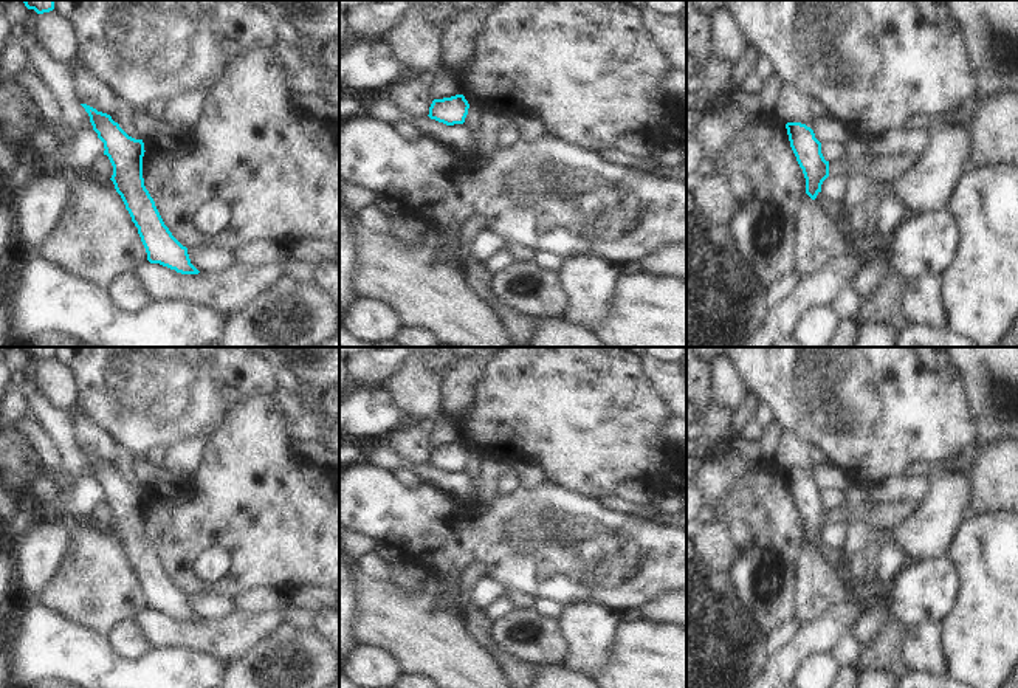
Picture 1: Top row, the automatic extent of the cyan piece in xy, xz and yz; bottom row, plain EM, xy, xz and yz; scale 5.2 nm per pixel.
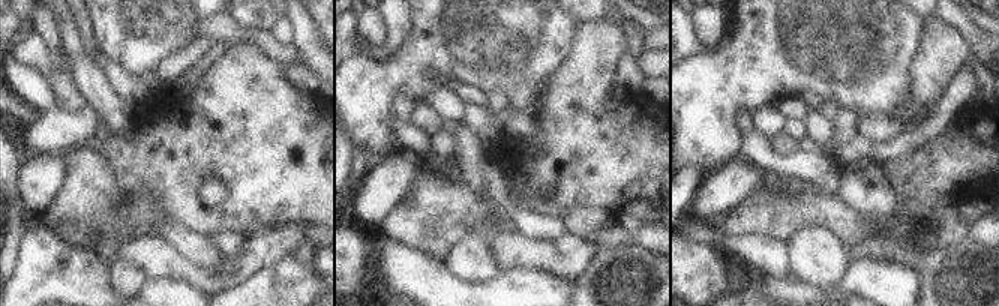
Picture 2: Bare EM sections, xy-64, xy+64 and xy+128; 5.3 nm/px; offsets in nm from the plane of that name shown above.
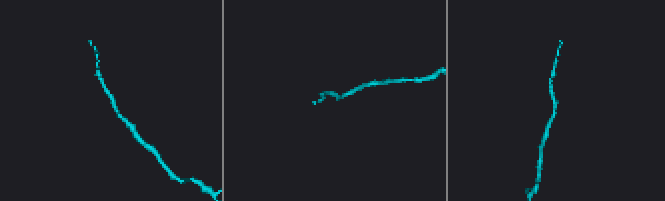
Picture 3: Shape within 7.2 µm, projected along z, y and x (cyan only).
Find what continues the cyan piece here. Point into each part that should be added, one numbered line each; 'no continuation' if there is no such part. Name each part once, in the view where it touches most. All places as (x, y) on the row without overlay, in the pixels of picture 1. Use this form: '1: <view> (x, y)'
no continuation

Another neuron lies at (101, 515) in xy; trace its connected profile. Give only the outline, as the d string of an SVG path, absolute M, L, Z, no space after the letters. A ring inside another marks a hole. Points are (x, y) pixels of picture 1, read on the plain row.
M99 502L93 507L90 513L90 521L99 527L110 527L113 522L113 513L107 502Z

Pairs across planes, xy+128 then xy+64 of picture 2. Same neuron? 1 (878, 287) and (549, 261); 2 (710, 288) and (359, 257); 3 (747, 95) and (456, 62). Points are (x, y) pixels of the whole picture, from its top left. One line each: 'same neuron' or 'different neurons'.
1: different neurons
2: same neuron
3: same neuron

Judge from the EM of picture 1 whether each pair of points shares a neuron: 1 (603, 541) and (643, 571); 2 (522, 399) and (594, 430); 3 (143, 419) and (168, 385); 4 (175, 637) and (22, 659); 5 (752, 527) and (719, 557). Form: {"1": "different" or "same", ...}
{"1": "same", "2": "same", "3": "same", "4": "different", "5": "different"}

